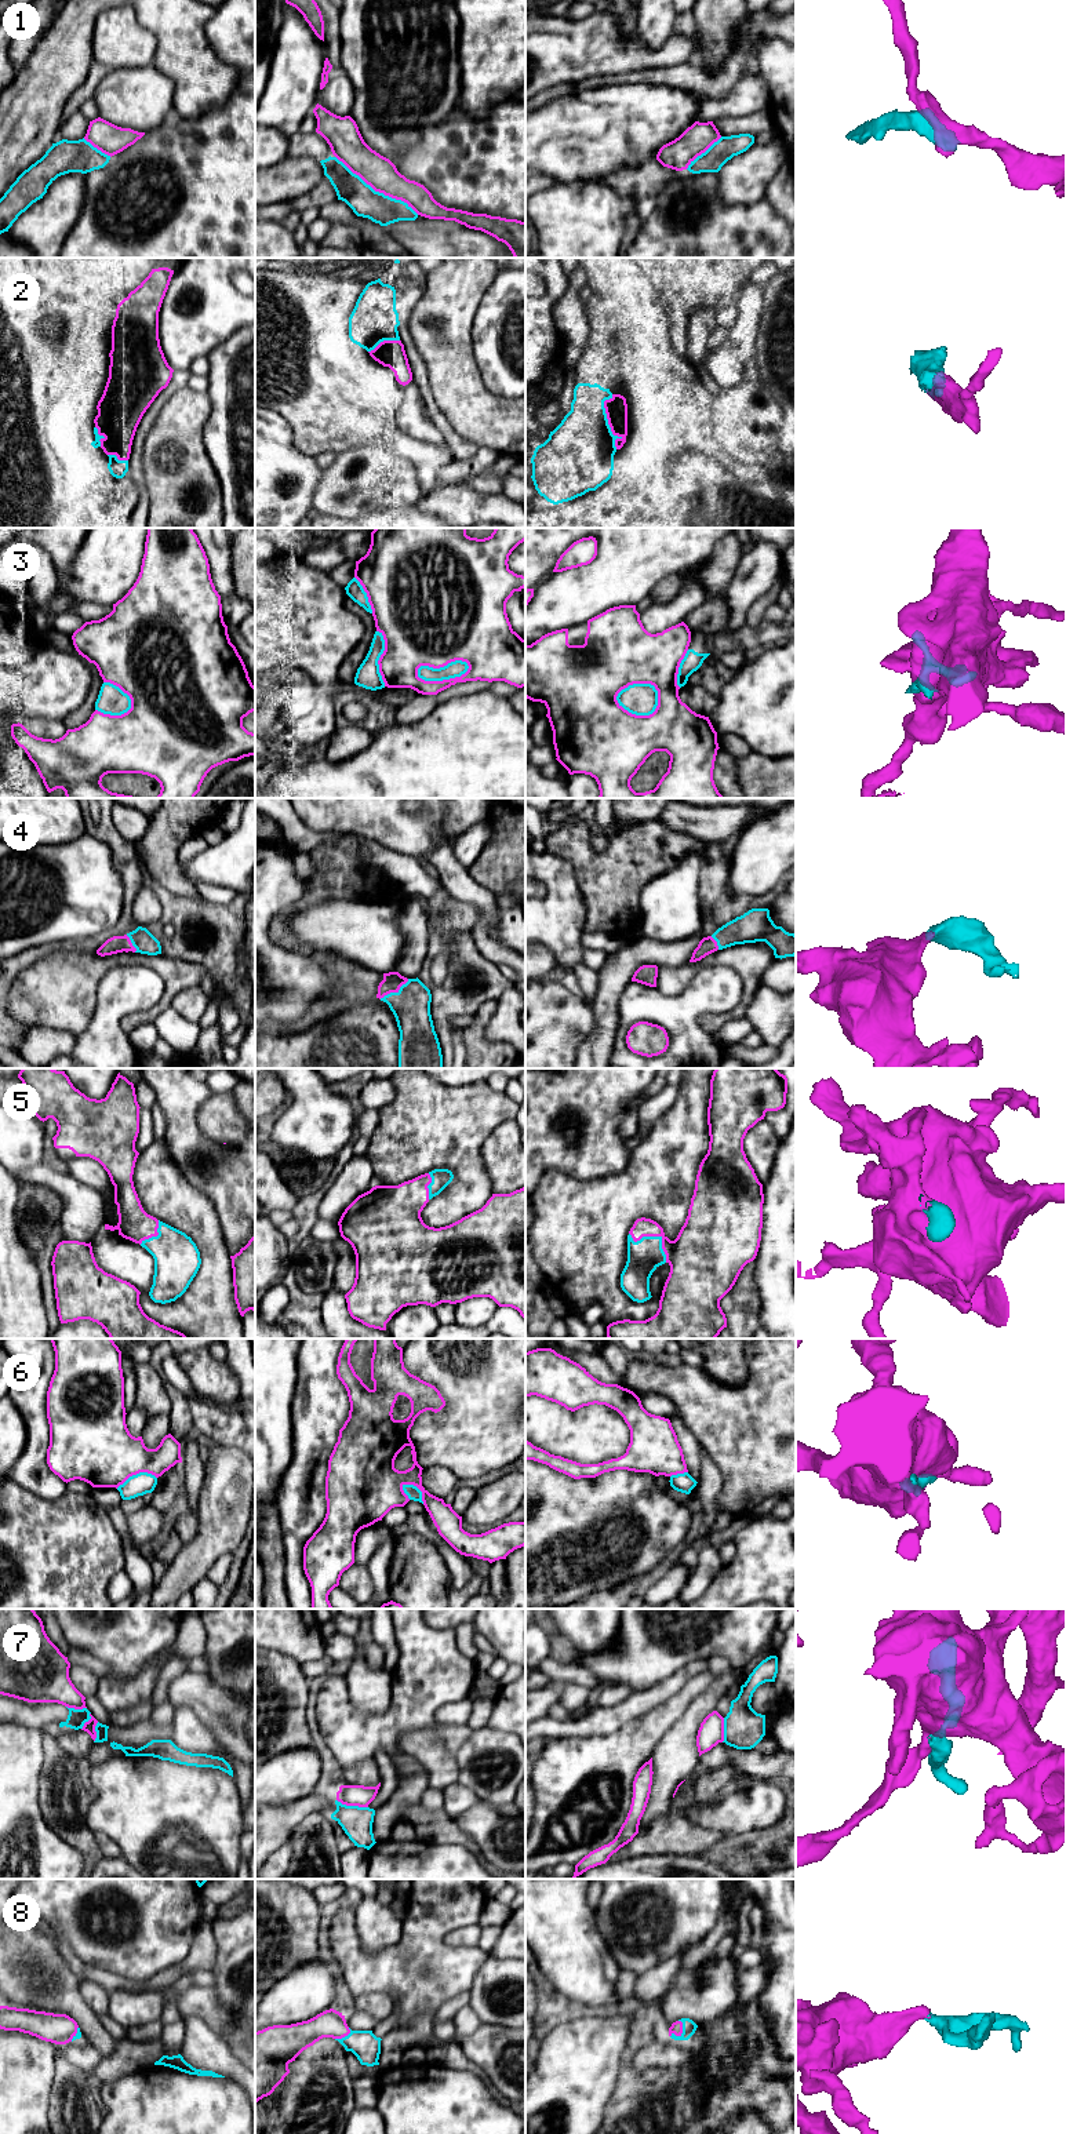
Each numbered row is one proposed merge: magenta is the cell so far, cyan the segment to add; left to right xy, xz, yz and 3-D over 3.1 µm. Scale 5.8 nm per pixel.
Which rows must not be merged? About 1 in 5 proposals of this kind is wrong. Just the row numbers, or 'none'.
1, 3, 6, 7

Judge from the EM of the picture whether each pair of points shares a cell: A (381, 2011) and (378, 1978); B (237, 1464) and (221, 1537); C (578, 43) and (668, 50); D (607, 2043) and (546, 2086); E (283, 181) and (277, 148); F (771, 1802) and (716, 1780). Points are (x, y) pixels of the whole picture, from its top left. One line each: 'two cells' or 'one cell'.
A: two cells
B: one cell
C: one cell
D: one cell
E: two cells
F: one cell

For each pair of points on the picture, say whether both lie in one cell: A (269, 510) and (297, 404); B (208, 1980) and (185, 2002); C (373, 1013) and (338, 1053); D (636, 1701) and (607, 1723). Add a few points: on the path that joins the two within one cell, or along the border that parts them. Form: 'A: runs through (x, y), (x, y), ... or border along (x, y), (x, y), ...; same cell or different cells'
A: border along (273, 411), (288, 423), (293, 443), (308, 455); different cells
B: border along (193, 1984), (211, 1988); different cells
C: runs through (368, 1023), (348, 1044); same cell
D: runs through (629, 1708), (614, 1718); same cell

